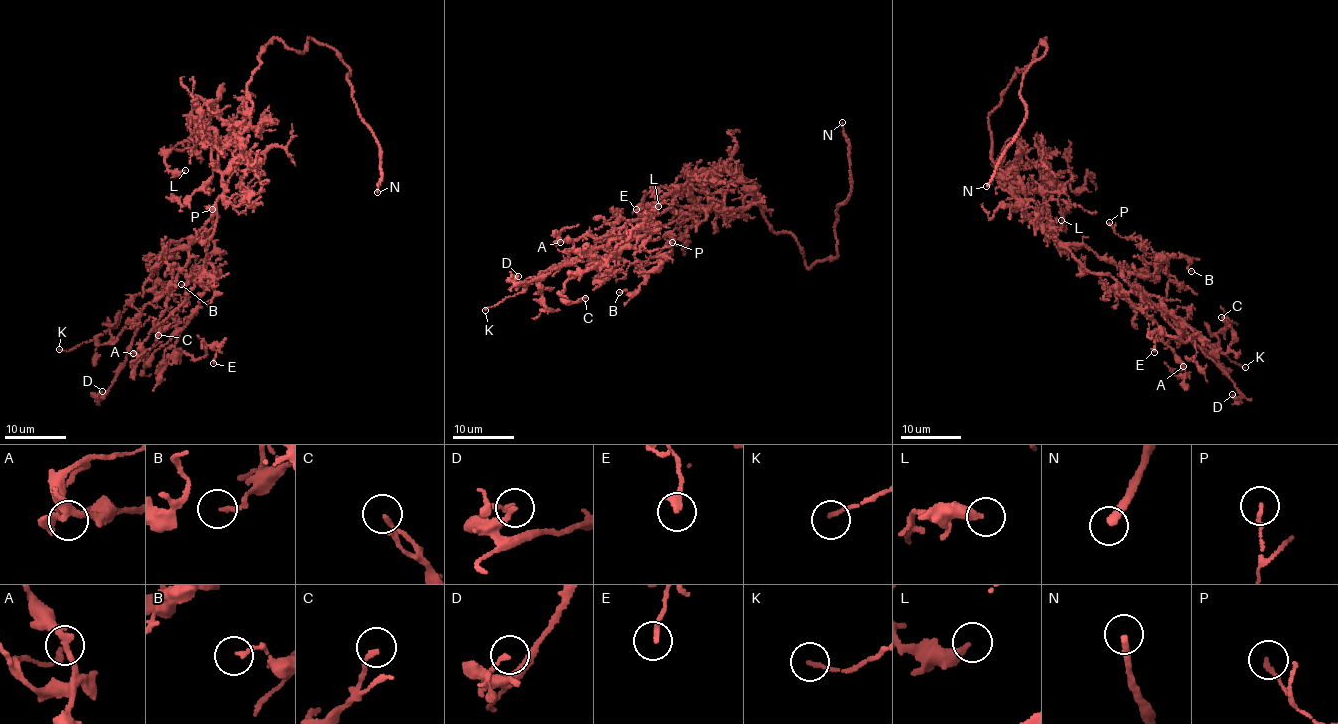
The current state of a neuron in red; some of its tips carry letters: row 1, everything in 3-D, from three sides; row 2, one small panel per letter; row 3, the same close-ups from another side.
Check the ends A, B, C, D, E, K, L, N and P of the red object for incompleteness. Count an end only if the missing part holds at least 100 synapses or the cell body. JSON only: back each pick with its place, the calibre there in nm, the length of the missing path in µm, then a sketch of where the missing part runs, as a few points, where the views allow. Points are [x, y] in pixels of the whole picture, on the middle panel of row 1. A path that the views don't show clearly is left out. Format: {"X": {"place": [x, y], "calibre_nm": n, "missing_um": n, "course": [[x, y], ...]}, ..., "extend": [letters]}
{"N": {"place": [842, 122], "calibre_nm": 280, "missing_um": 7, "course": [[842, 122], [838, 94], [842, 84]]}, "extend": ["N"]}

